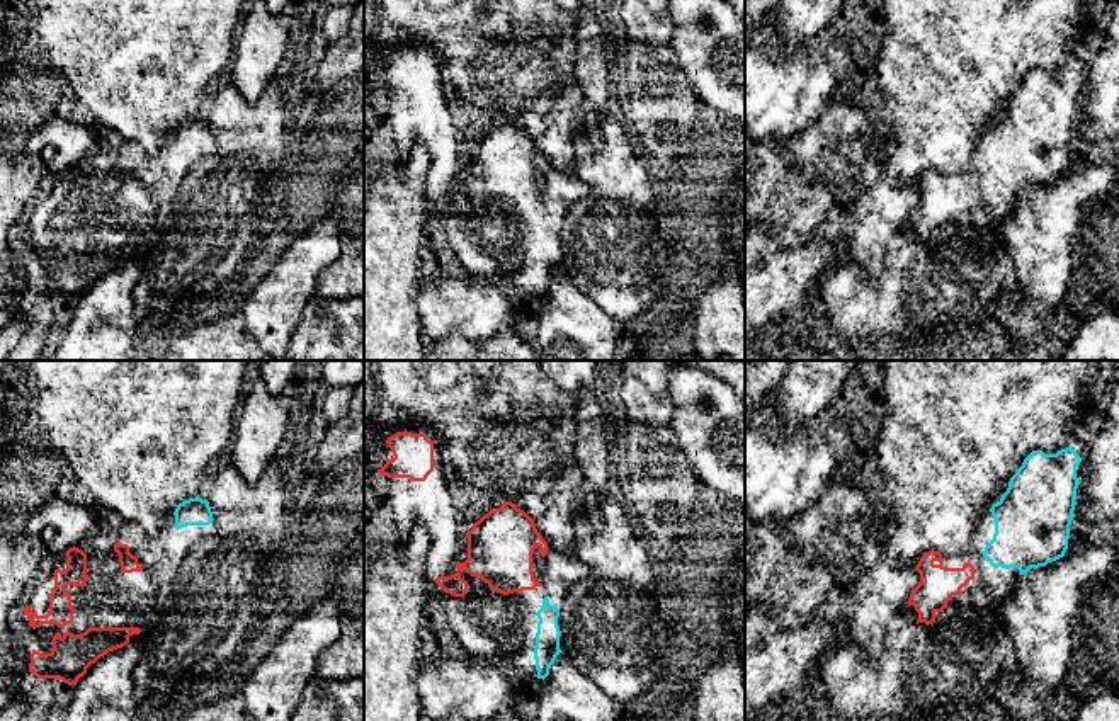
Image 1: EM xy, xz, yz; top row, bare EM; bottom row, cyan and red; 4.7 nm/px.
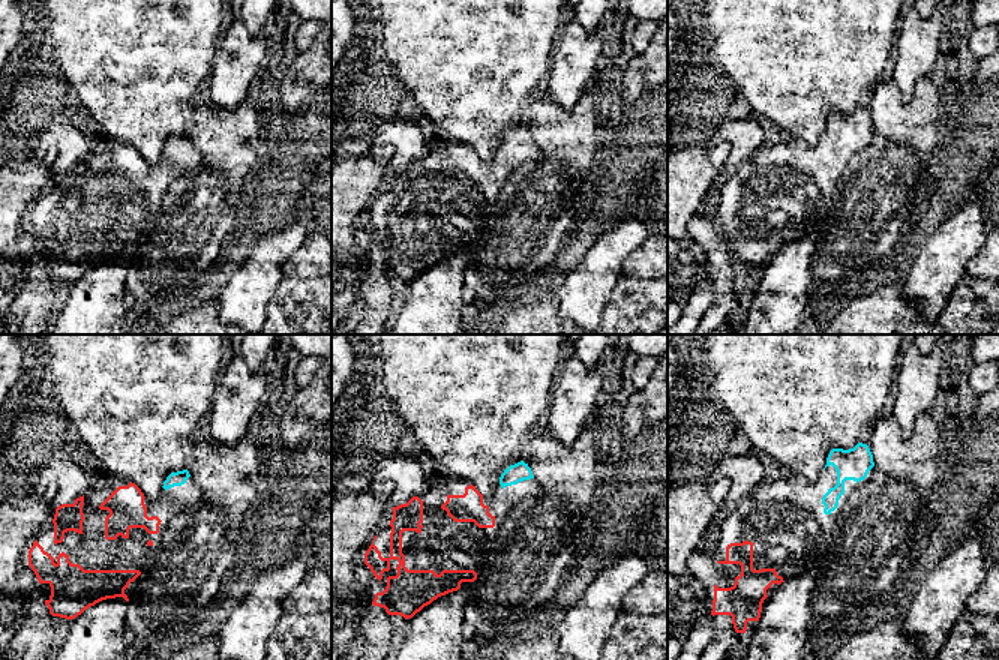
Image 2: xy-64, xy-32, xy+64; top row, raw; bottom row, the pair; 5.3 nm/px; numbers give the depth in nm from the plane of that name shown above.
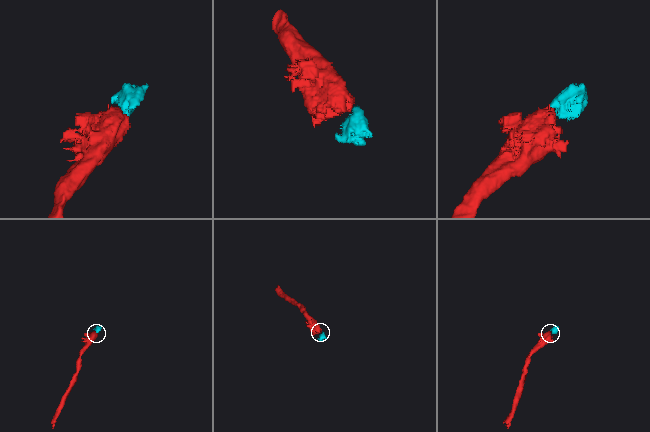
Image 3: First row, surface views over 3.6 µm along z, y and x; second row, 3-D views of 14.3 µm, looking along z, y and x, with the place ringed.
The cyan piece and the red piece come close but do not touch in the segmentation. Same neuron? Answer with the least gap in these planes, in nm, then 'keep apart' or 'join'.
60 nm | join

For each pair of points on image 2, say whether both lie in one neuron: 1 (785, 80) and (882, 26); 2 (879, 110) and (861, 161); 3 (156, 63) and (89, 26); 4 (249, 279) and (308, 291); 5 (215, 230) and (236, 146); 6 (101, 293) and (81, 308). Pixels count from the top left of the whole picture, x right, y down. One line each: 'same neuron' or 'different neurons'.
1: same neuron
2: different neurons
3: same neuron
4: different neurons
5: same neuron
6: same neuron

